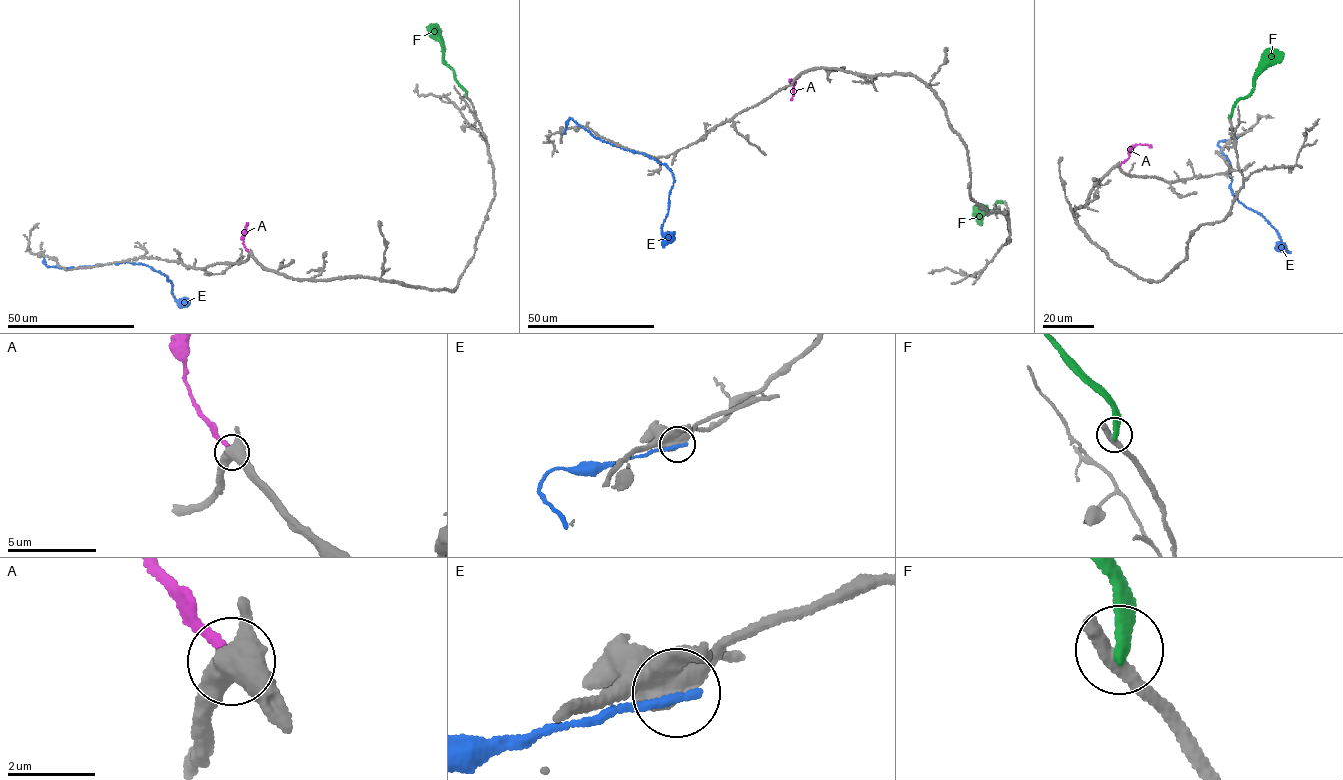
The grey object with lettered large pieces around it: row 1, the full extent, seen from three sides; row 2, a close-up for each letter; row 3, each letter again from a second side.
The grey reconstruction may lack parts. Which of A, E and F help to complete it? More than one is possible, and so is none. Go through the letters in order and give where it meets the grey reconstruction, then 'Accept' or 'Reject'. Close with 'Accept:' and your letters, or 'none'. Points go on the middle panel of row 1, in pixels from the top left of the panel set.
A: Touches grey at (797, 78). Reject
E: Touches grey at (563, 132). Reject
F: Touches grey at (1005, 203). Reject
Accept: none

